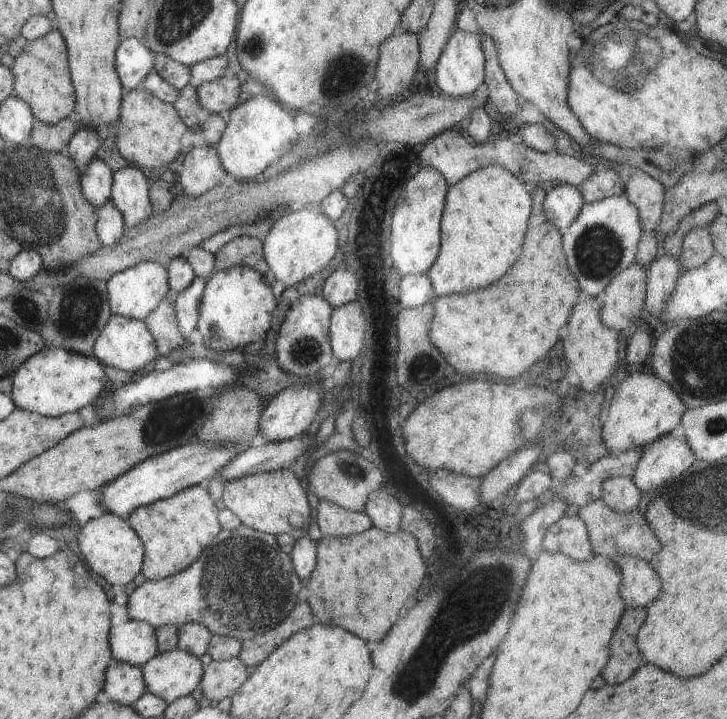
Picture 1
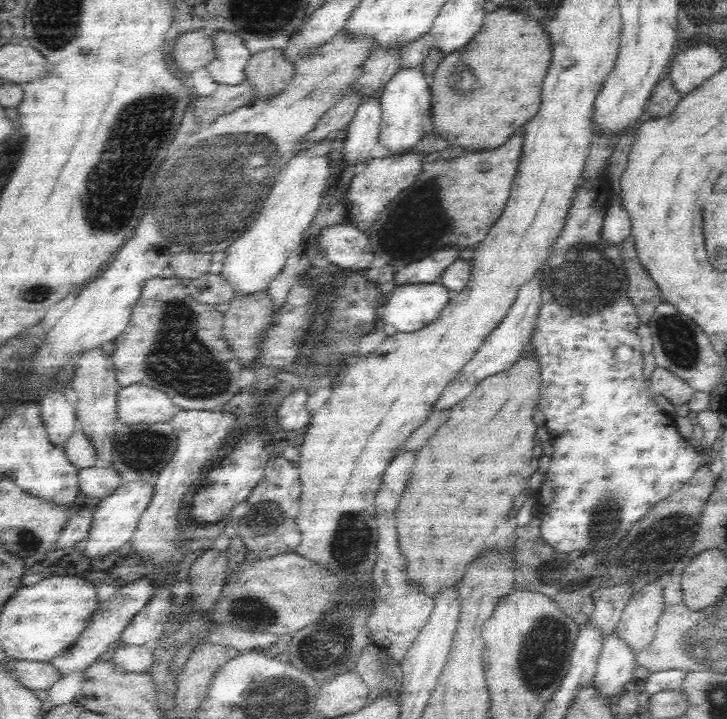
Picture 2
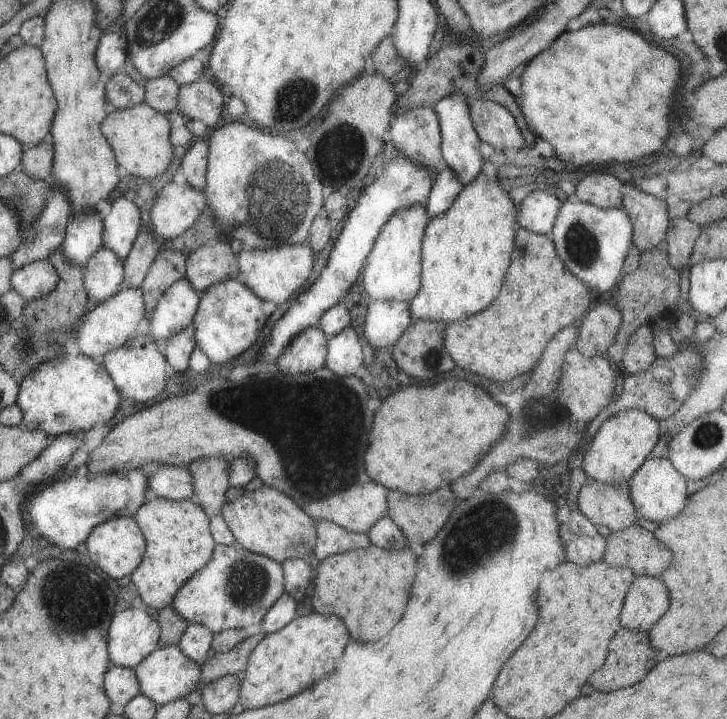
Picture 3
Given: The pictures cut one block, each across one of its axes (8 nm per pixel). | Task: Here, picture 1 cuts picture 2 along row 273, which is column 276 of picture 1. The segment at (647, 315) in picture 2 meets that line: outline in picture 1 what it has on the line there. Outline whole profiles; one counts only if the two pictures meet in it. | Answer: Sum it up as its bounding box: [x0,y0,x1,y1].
[237,600,315,668]

